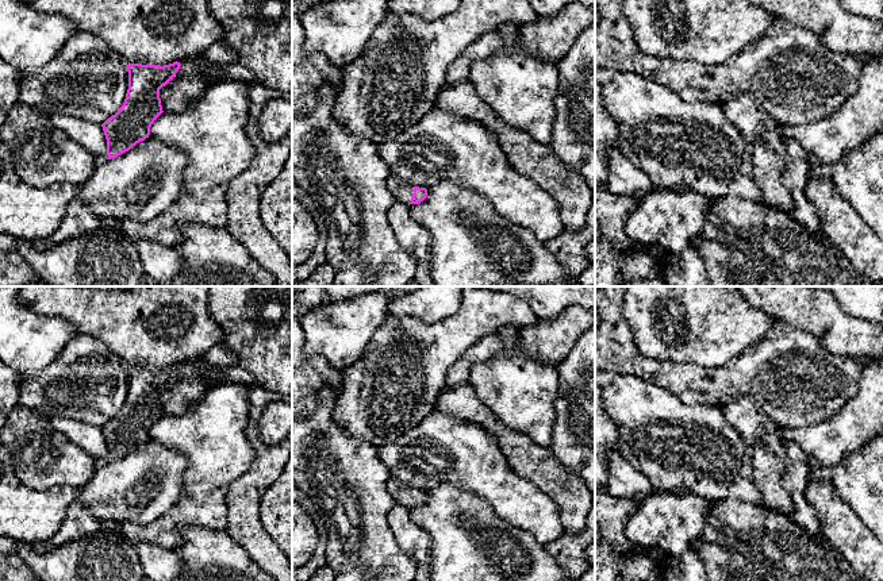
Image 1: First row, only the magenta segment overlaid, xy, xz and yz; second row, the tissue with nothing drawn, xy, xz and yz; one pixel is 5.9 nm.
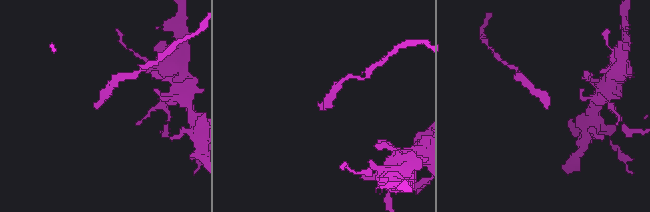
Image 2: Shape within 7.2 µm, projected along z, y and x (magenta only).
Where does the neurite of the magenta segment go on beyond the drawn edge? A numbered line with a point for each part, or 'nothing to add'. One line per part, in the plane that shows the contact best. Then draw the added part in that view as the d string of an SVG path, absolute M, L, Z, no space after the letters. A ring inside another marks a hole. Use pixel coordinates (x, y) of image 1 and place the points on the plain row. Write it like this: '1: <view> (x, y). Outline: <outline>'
1: xz (402, 493). Outline: M389 477L387 488L393 500L399 504L411 505L414 489L398 478Z

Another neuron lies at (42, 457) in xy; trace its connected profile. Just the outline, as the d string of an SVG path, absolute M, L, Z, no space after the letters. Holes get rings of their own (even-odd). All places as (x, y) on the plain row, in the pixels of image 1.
M19 404L7 413L7 422L0 428L0 442L14 461L18 480L37 492L58 485L84 488L96 470L91 455L55 431L49 418Z

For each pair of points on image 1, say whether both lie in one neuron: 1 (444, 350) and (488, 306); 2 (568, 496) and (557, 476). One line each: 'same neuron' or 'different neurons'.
1: same neuron
2: same neuron

